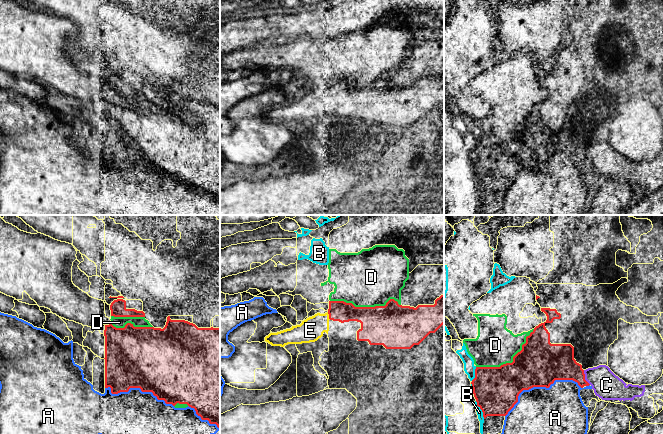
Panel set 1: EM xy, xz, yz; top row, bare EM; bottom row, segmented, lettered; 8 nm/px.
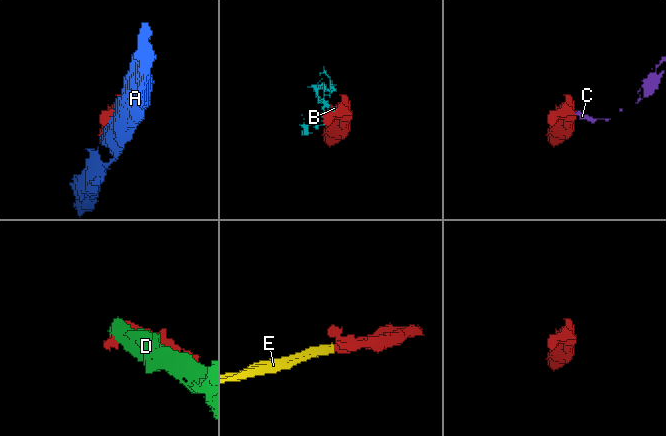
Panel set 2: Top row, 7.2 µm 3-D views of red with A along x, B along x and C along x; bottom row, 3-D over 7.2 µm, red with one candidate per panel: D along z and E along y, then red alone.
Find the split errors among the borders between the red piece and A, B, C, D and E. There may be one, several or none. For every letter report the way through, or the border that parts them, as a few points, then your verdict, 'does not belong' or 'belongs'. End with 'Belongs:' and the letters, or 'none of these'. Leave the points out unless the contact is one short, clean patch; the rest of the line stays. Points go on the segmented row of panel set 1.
A: does not belong
B: does not belong
C: does not belong
D: does not belong
E: belongs
Belongs: E

